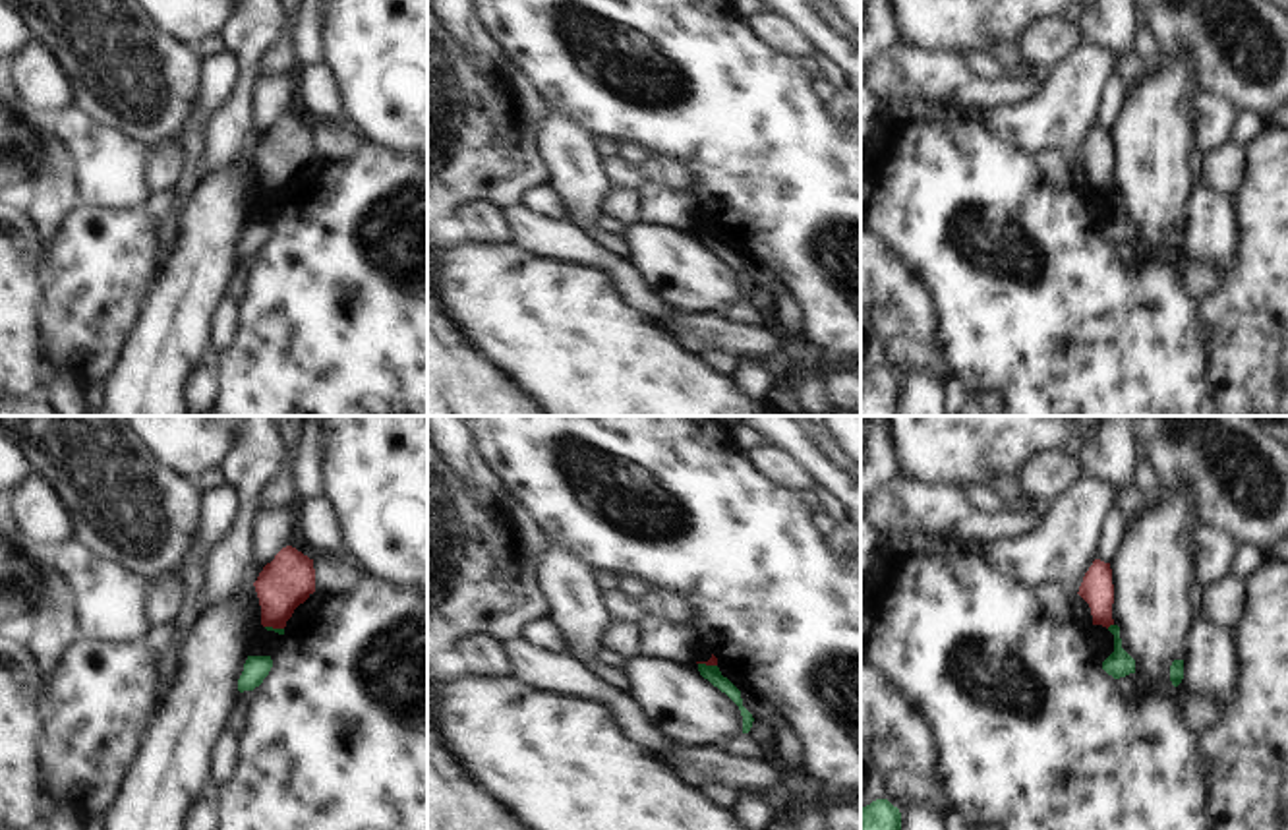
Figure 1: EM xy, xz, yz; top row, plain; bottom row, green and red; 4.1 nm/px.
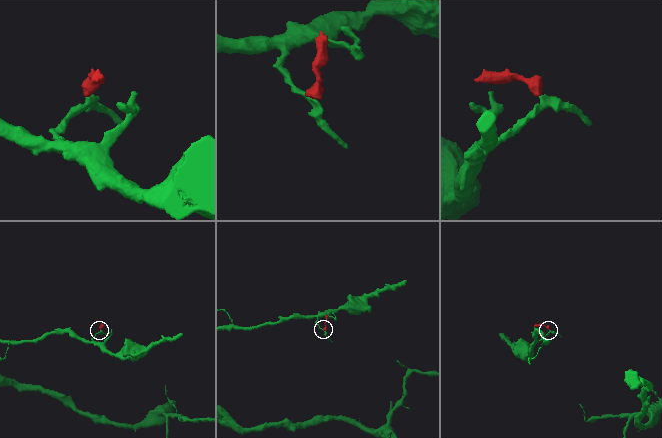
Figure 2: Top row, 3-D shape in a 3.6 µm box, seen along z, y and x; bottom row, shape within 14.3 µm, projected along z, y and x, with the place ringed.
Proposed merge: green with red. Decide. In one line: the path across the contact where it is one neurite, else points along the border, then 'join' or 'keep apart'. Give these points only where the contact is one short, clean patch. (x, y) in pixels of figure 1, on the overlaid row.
border yz (1112, 623), (1107, 627); keep apart

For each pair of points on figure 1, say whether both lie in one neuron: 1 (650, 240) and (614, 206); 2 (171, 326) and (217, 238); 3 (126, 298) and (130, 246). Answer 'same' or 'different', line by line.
1: different
2: same
3: same

